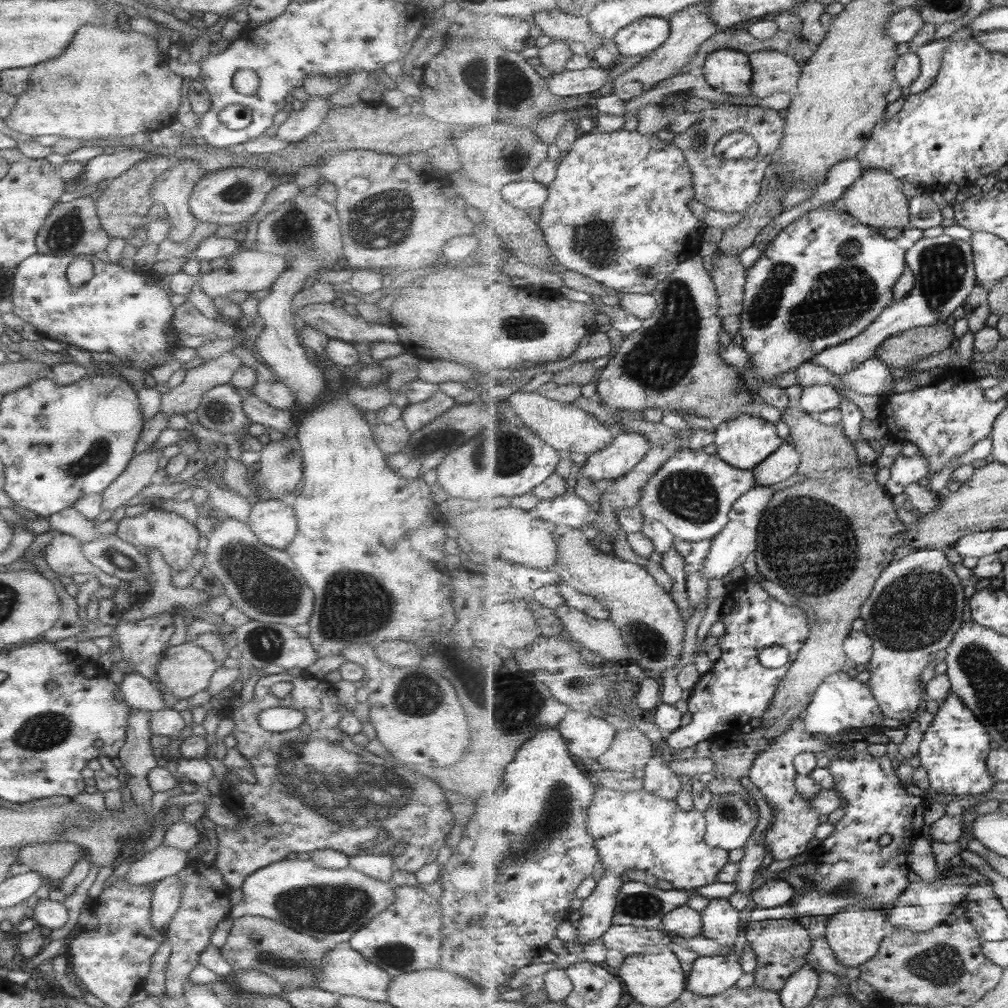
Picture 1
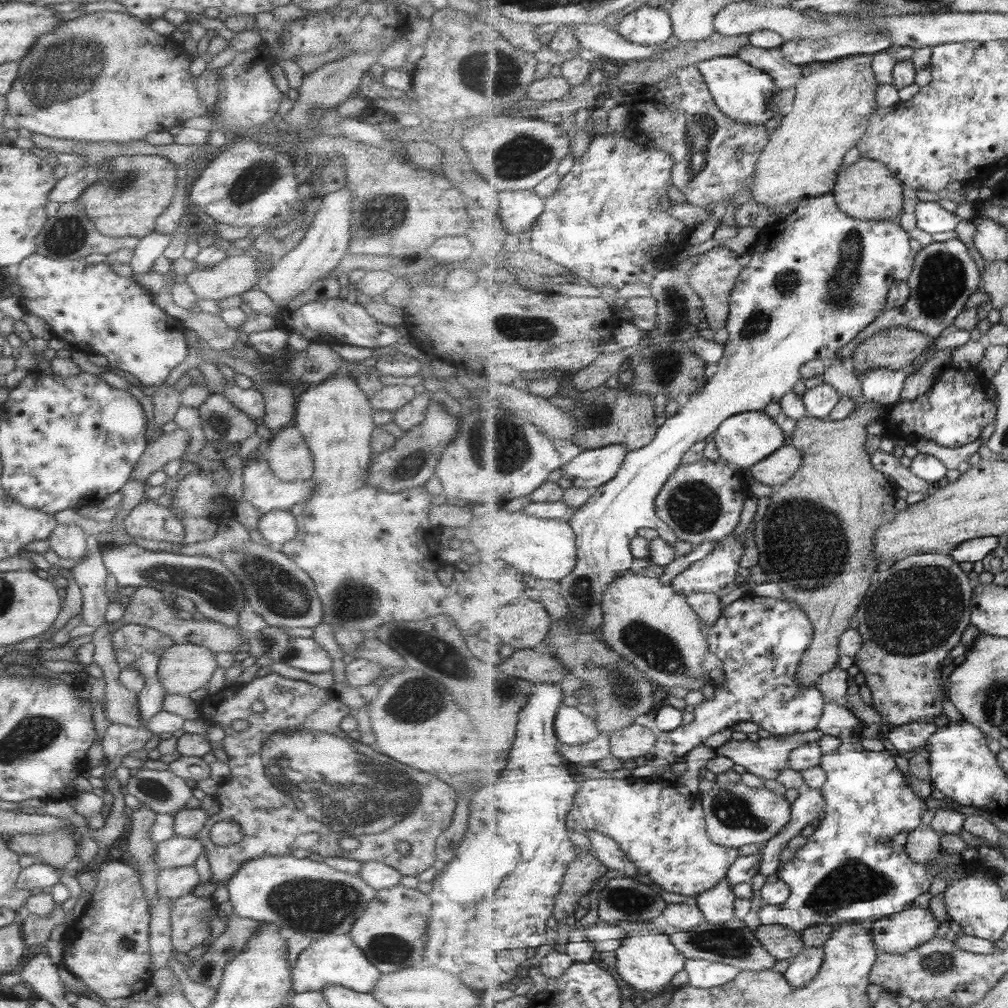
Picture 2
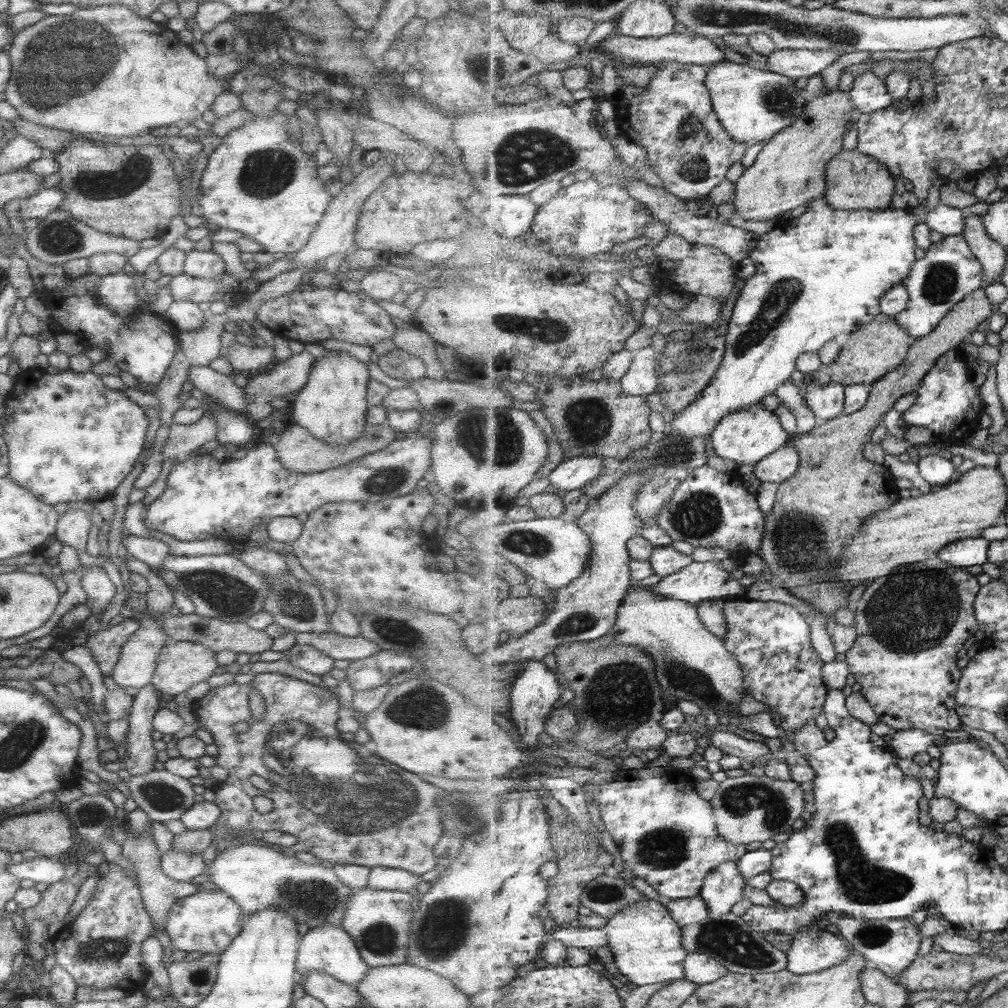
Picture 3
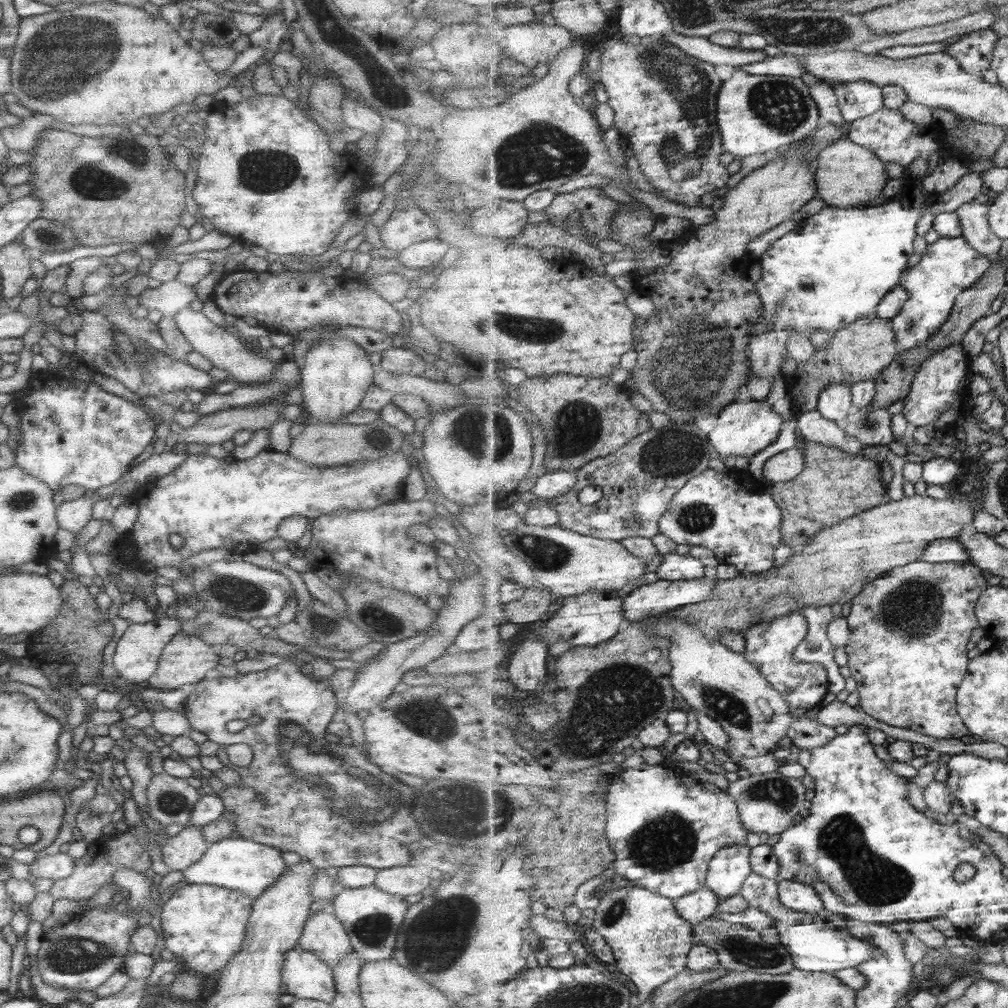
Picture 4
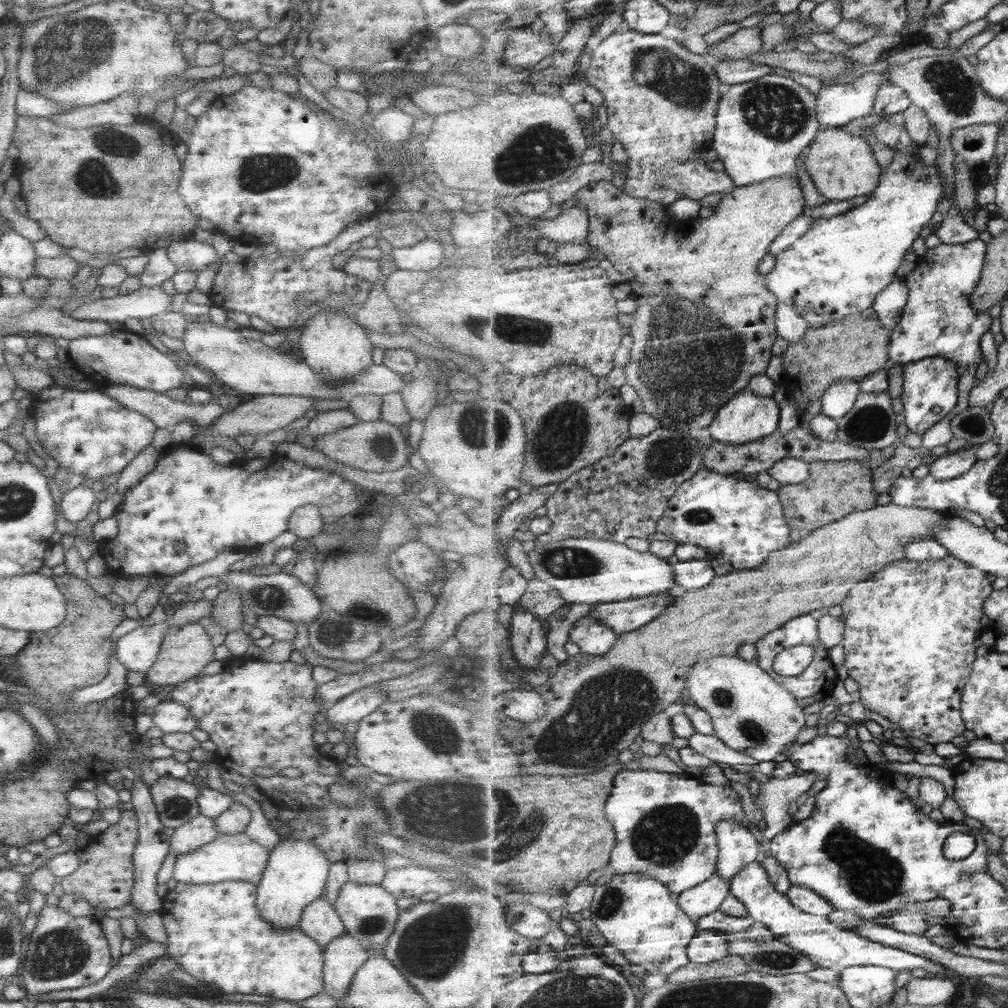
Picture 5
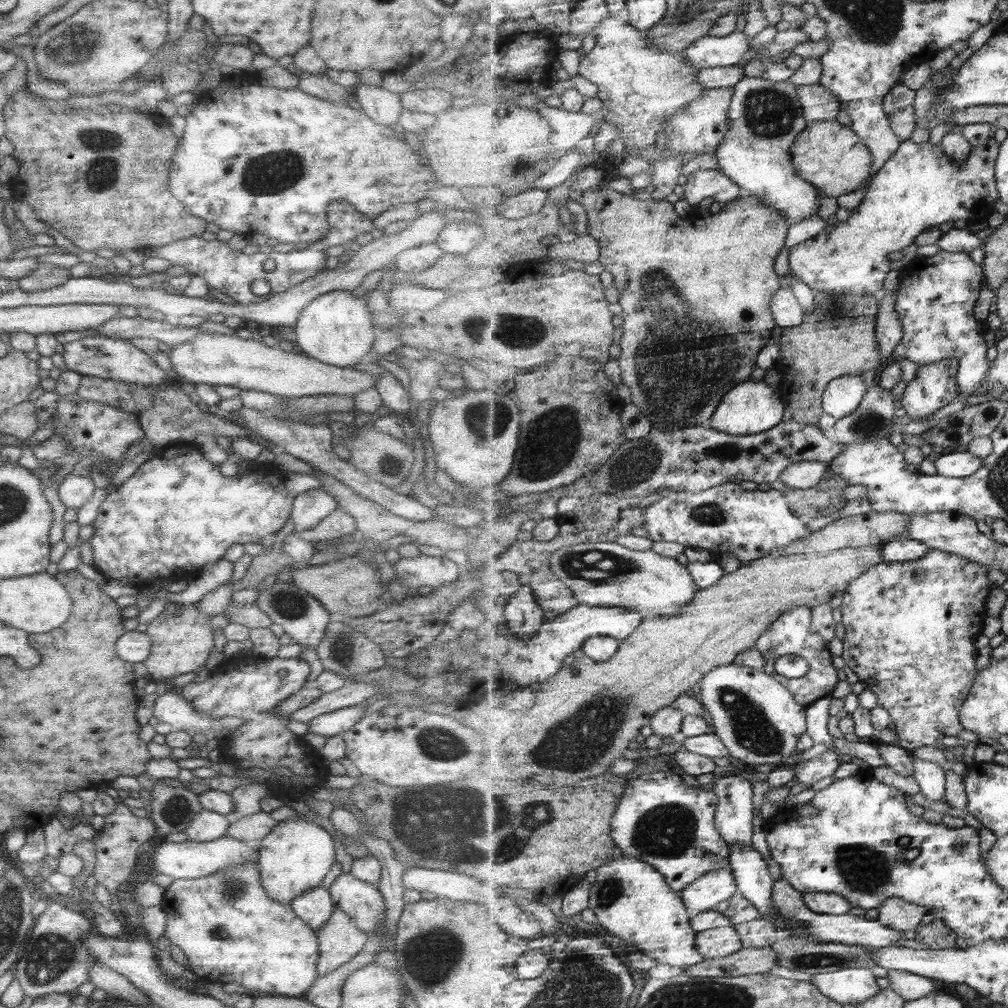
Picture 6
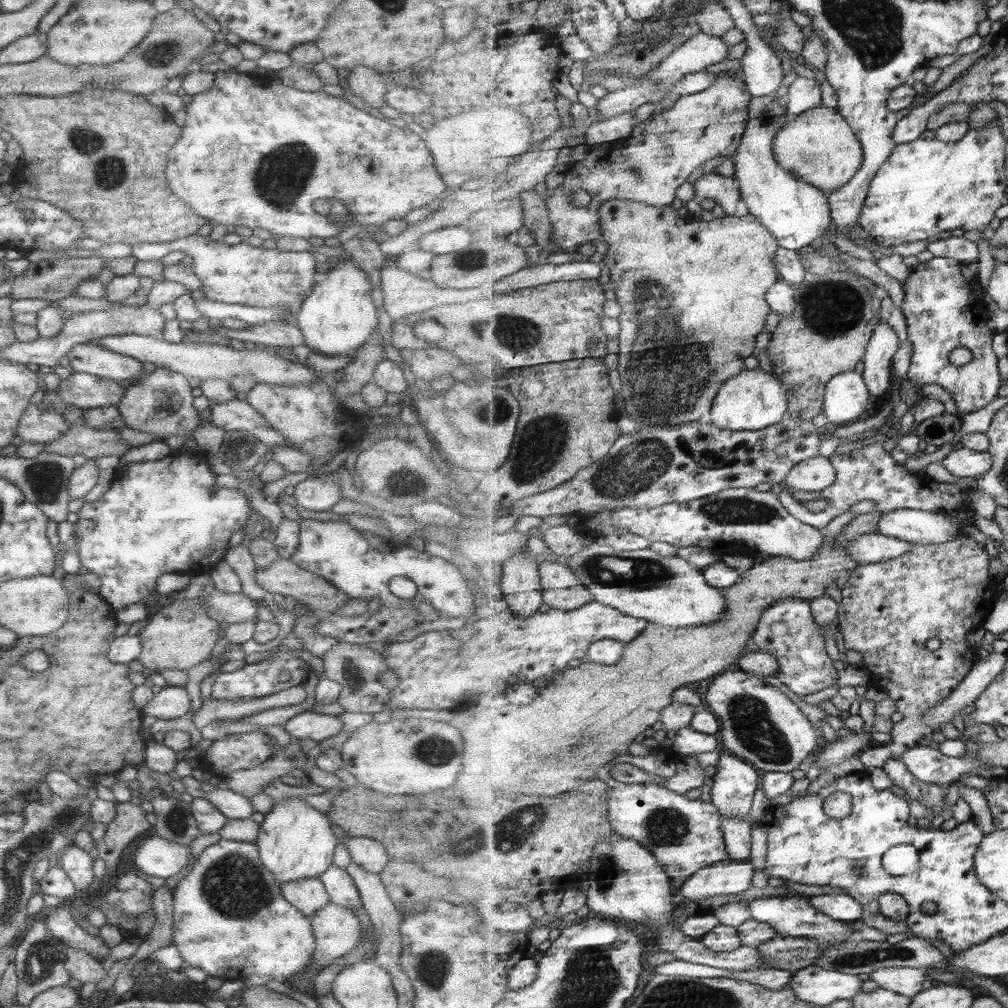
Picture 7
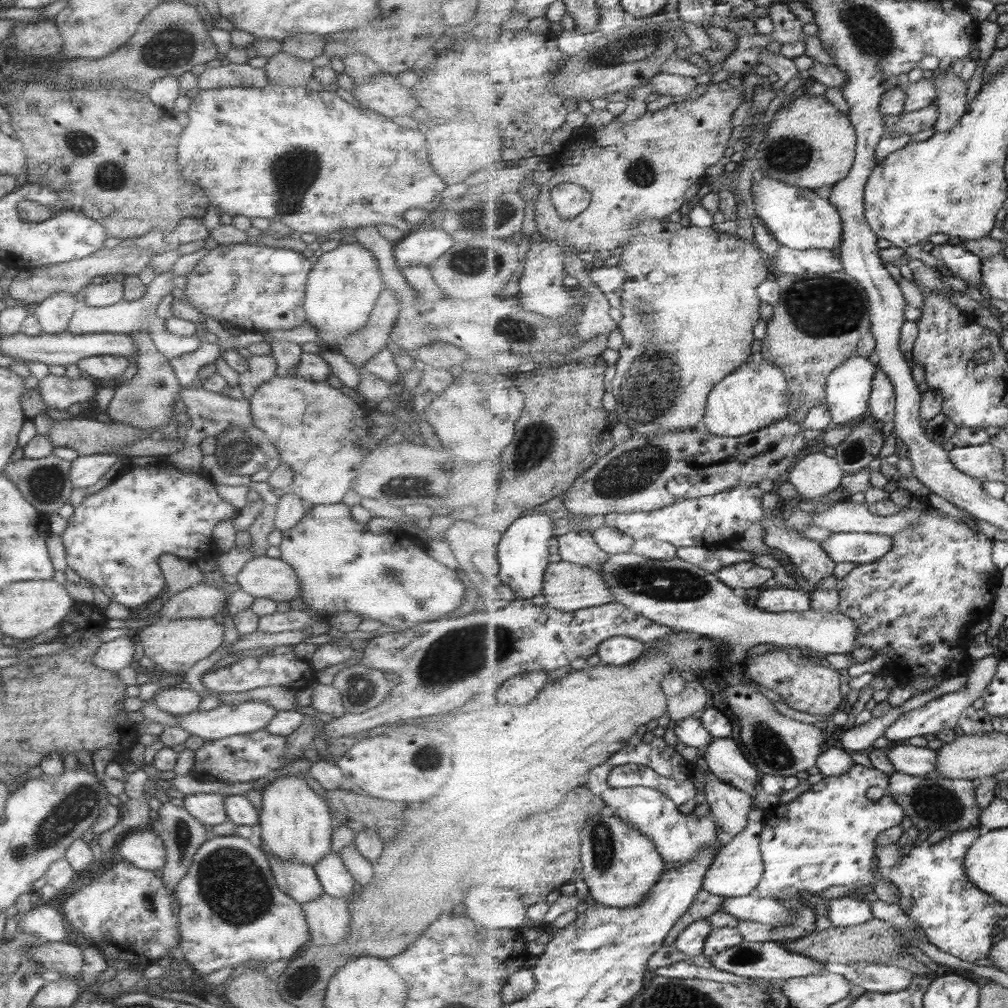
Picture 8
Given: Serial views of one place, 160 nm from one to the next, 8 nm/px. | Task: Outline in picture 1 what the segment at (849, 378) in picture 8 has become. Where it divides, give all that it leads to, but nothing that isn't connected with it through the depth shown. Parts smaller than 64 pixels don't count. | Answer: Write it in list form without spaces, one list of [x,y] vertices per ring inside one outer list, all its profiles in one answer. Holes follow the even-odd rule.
[[[825,385],[806,386],[800,394],[799,408],[805,412],[820,413],[840,408],[842,394],[834,387]]]

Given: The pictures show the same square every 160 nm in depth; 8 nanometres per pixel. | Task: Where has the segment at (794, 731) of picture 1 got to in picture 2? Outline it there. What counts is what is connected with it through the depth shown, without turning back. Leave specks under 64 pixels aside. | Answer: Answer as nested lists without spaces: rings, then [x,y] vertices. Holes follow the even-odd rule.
[[[817,728],[806,733],[787,735],[787,738],[771,735],[757,742],[730,740],[717,747],[715,752],[743,766],[746,772],[776,780],[780,772],[790,768],[790,756],[796,748],[805,747],[808,743],[815,744],[823,735],[824,732]]]

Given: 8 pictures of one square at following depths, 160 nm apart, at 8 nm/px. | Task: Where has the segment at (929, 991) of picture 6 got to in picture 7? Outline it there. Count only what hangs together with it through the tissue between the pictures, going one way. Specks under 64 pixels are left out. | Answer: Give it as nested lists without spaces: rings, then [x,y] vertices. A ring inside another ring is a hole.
[[[906,967],[881,968],[870,974],[870,980],[877,983],[879,987],[911,999],[920,994],[924,989],[923,983],[928,979],[927,969]]]

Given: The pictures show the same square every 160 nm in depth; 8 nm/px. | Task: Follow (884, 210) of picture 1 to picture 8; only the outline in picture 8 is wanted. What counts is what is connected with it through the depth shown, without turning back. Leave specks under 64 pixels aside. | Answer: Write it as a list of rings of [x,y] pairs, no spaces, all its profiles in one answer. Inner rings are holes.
[[[805,93],[775,114],[774,120],[767,128],[763,140],[753,156],[752,165],[757,173],[771,175],[791,186],[806,189],[833,187],[850,174],[854,167],[857,148],[858,136],[850,117],[841,110],[837,110],[824,95]]]

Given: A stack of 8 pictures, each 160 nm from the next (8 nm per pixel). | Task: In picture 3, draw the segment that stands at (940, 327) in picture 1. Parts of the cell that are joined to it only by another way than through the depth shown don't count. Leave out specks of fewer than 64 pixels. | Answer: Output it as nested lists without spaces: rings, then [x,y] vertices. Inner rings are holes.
[[[881,313],[869,324],[862,326],[857,332],[846,336],[847,343],[841,349],[840,357],[833,364],[824,364],[817,372],[805,376],[805,381],[800,386],[802,395],[806,393],[809,383],[839,383],[849,386],[850,384],[872,385],[875,381],[882,379],[884,375],[895,371],[896,368],[908,359],[911,345],[916,341],[902,325],[892,316]]]

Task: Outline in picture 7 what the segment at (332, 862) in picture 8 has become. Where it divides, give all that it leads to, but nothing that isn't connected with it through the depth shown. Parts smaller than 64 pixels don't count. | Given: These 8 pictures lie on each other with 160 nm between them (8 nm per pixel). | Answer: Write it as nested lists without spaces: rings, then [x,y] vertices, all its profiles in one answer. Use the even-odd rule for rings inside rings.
[[[331,865],[318,879],[322,882],[331,904],[347,910],[362,906],[357,889],[344,868]]]

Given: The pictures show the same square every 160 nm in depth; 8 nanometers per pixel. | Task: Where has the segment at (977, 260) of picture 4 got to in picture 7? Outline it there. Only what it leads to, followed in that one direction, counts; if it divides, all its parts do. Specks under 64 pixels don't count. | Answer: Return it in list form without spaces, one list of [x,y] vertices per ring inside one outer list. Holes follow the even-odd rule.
[[[946,257],[920,262],[904,282],[904,301],[901,310],[907,317],[908,339],[914,344],[908,380],[920,384],[937,384],[947,390],[957,406],[959,417],[991,404],[993,400],[999,398],[999,388],[1001,388],[999,356],[993,352],[993,336],[996,332],[989,326],[991,312],[980,308],[980,298],[971,288],[974,280],[965,280],[961,265],[959,260]],[[963,347],[973,353],[973,360],[963,366],[955,365],[950,360],[950,354],[955,349]]]

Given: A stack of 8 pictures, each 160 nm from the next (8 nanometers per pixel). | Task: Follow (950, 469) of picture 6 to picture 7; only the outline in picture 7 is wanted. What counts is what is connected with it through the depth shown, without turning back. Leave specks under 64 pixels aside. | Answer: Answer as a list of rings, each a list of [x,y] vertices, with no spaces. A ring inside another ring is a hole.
[[[961,447],[960,449],[953,449],[941,461],[943,466],[947,468],[954,476],[970,476],[972,479],[979,476],[989,474],[994,467],[994,457],[990,452],[976,452],[975,449]]]

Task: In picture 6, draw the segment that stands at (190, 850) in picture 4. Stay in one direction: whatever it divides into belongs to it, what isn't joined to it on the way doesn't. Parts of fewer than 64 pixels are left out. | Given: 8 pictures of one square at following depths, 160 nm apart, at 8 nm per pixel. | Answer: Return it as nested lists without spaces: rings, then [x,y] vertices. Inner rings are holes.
[[[201,809],[186,826],[185,838],[191,842],[207,842],[221,838],[229,822],[226,815]]]

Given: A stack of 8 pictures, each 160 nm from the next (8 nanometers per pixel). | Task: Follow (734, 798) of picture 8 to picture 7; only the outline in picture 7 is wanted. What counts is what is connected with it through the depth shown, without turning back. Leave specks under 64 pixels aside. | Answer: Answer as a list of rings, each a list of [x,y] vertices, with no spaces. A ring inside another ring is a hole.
[[[722,816],[722,829],[728,856],[733,860],[751,858],[751,819],[740,816]]]

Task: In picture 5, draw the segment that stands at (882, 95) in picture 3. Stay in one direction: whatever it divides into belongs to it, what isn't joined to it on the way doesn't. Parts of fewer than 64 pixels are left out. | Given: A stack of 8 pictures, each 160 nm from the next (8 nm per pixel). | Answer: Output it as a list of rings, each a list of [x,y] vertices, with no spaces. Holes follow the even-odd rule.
[[[870,71],[864,73],[855,81],[846,84],[824,83],[818,96],[818,120],[823,127],[841,127],[853,122],[855,118],[869,116],[875,113],[877,93],[883,83],[889,82],[883,73]]]

